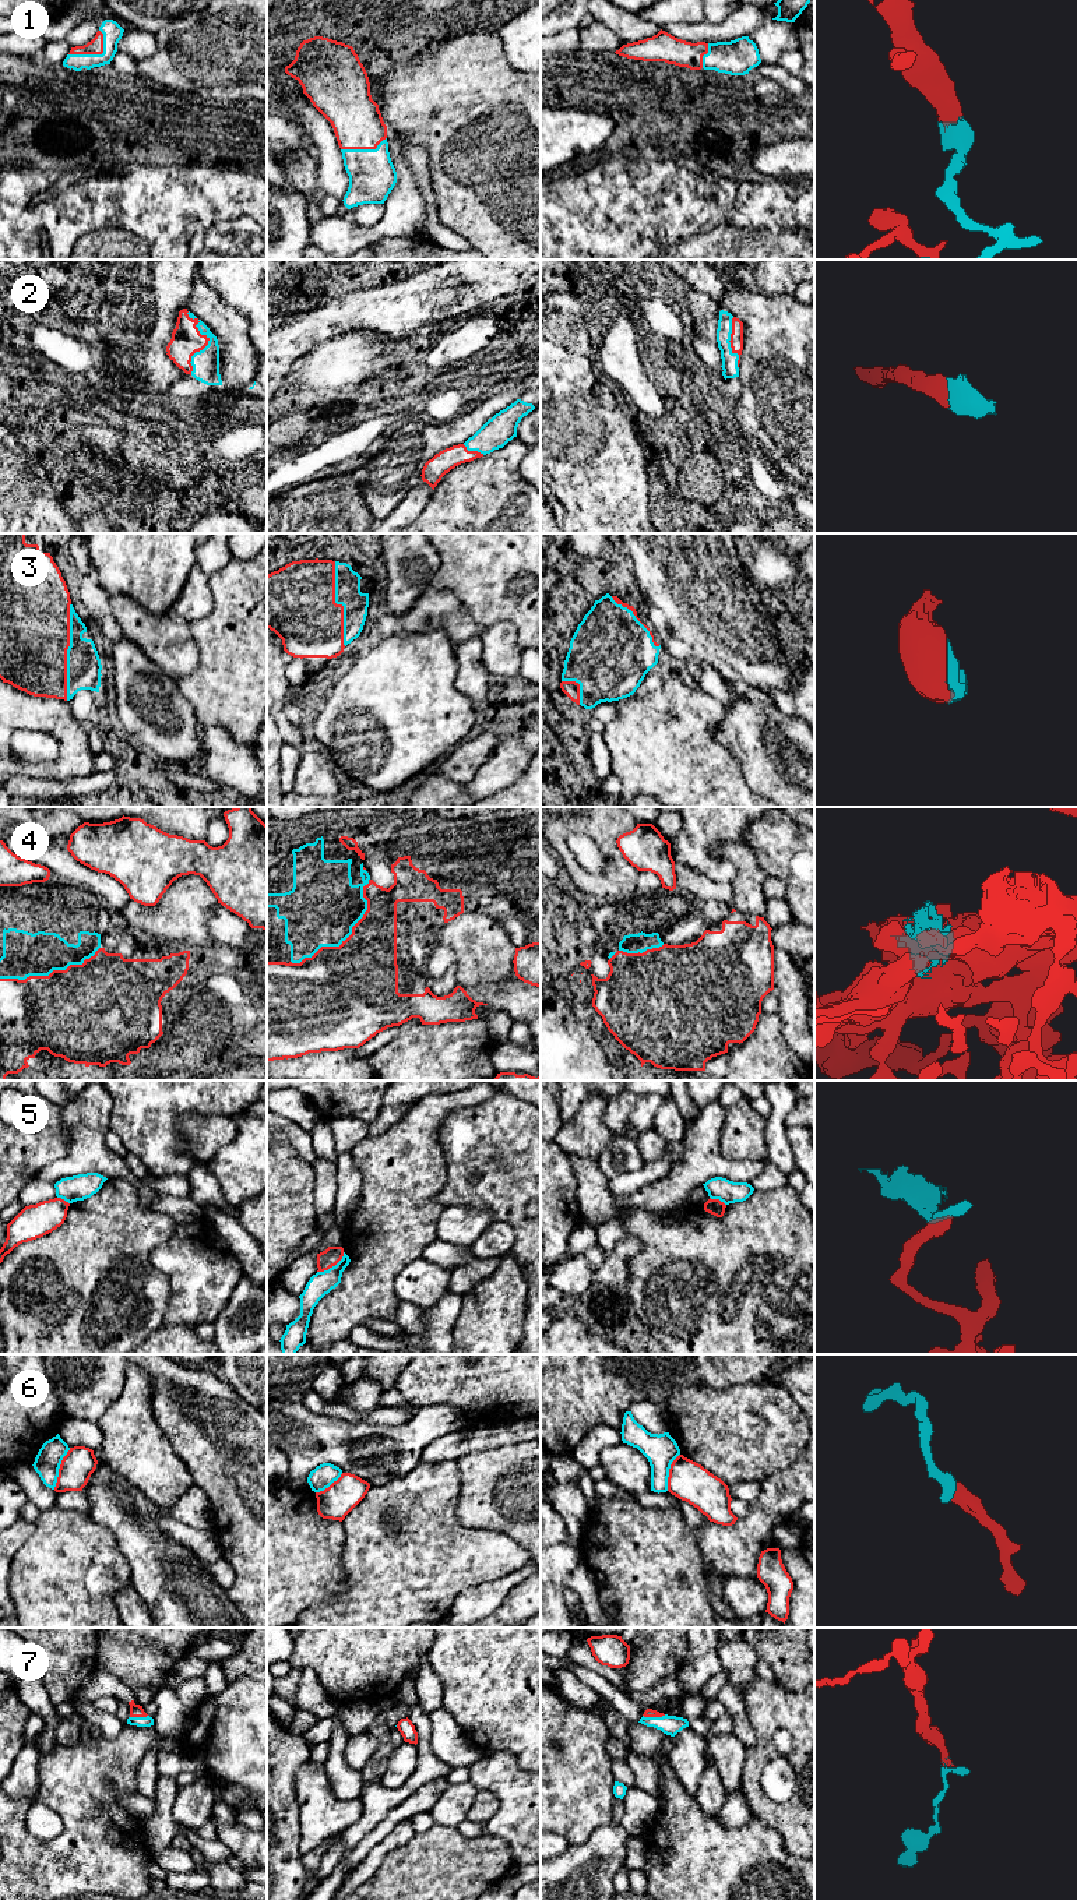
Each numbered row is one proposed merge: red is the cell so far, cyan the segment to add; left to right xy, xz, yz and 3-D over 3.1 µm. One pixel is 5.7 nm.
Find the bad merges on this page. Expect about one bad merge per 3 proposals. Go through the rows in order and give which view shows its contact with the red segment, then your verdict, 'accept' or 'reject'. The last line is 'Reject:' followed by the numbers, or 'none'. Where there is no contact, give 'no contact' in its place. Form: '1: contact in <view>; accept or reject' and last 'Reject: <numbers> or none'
1: contact in xy; accept
2: contact in xy; accept
3: contact in xy; accept
4: contact in xz; reject
5: contact in xz; reject
6: contact in xy; reject
7: contact in yz; accept
Reject: 4, 5, 6

